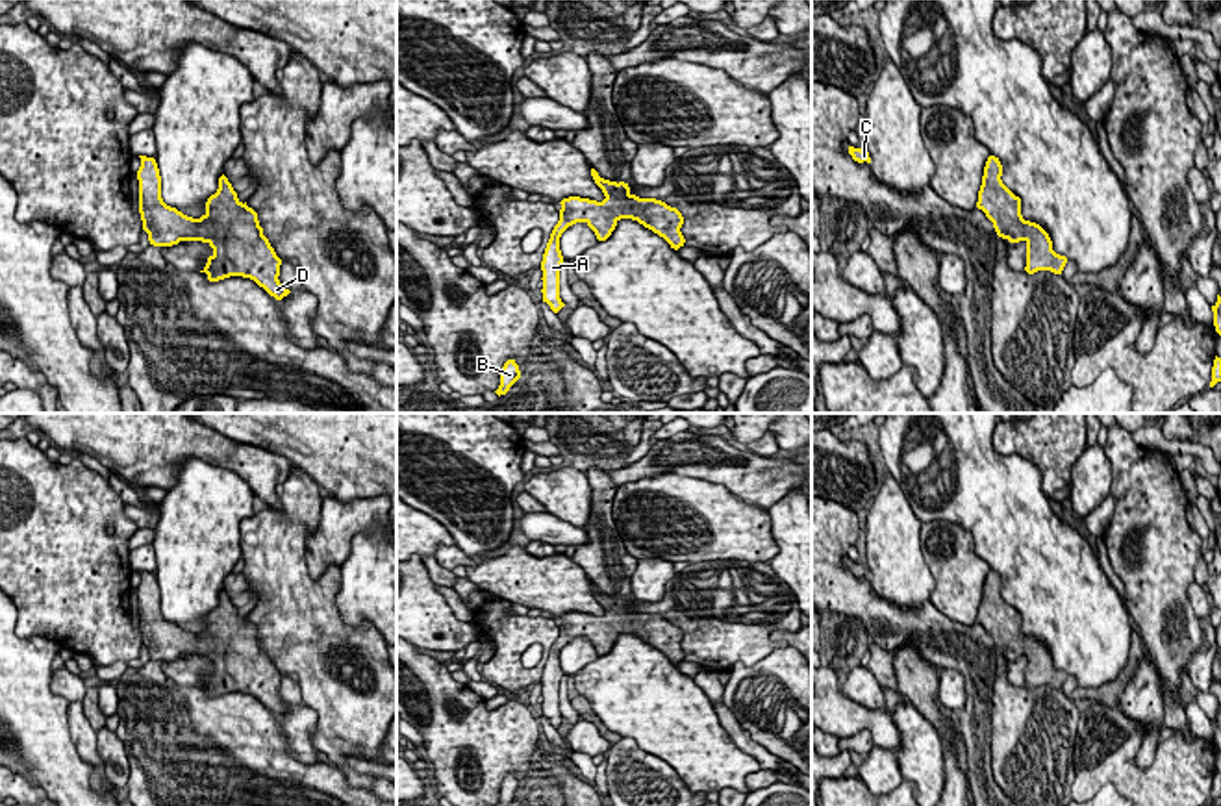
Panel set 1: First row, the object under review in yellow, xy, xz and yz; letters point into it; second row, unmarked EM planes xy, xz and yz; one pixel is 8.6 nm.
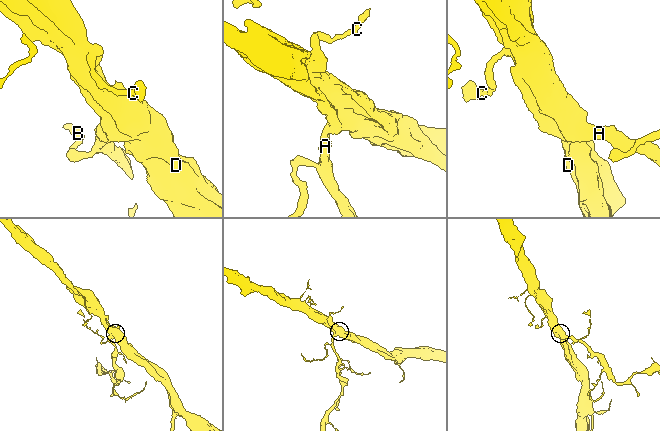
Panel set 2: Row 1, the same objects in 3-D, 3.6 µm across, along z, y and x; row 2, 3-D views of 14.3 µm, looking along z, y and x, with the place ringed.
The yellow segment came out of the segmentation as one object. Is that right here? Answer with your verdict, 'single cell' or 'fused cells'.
single cell

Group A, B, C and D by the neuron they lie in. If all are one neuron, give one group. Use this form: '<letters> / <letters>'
A B C D

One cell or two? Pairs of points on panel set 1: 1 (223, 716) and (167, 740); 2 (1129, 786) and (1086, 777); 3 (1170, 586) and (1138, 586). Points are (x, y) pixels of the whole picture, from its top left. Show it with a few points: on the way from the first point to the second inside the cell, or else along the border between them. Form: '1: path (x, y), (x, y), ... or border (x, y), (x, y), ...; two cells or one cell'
1: path (210, 729), (199, 740), (180, 740); one cell
2: path (1118, 775), (1097, 775); one cell
3: path (1162, 586), (1145, 586); one cell

